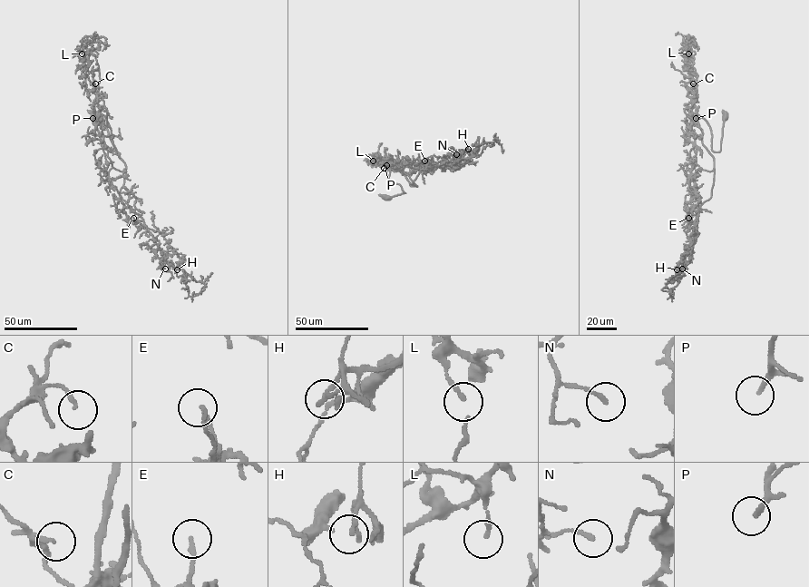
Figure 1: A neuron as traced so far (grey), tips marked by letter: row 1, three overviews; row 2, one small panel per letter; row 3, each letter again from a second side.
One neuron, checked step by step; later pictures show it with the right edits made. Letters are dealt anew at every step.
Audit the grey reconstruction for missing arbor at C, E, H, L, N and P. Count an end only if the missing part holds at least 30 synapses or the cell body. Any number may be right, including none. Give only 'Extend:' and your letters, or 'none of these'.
Extend: P

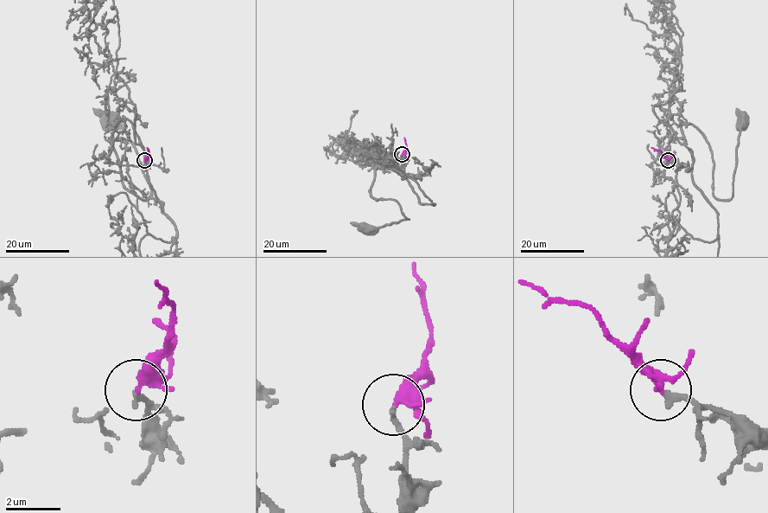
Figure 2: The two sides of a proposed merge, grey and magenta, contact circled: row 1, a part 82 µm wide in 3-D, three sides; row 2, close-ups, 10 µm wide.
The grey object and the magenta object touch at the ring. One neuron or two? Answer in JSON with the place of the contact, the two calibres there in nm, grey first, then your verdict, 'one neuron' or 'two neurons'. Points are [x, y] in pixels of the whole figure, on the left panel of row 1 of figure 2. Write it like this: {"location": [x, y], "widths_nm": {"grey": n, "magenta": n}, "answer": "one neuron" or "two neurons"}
{"location": [144, 160], "widths_nm": {"grey": 220, "magenta": 200}, "answer": "one neuron"}

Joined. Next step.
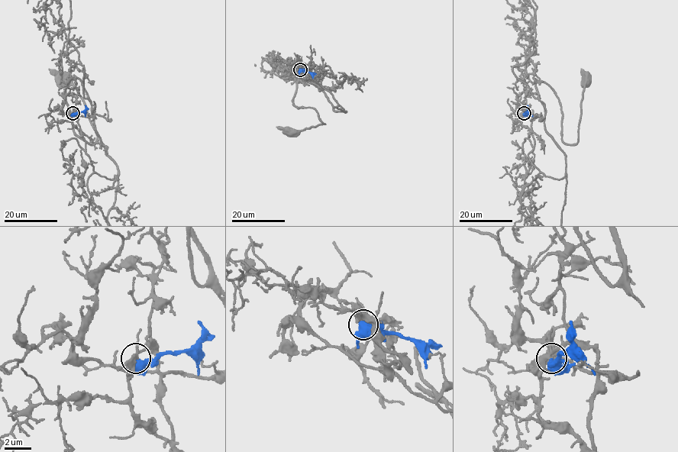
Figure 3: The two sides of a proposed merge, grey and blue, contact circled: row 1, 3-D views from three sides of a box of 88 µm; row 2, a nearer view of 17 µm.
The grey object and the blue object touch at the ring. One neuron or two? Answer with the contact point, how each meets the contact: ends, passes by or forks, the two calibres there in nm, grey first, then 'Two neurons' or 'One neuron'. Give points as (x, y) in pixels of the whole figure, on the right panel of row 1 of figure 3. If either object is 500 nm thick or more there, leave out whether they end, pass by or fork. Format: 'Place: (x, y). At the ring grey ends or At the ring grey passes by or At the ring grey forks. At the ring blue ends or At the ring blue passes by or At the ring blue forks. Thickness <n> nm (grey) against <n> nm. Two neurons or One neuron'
Place: (524, 113). Thickness 280 nm (grey) against 650 nm. Two neurons

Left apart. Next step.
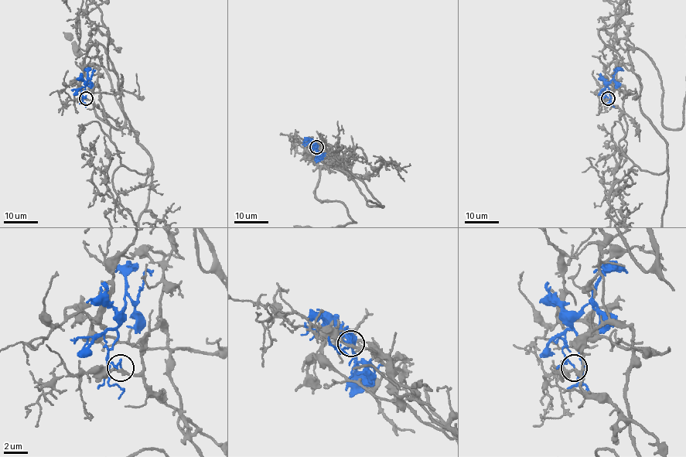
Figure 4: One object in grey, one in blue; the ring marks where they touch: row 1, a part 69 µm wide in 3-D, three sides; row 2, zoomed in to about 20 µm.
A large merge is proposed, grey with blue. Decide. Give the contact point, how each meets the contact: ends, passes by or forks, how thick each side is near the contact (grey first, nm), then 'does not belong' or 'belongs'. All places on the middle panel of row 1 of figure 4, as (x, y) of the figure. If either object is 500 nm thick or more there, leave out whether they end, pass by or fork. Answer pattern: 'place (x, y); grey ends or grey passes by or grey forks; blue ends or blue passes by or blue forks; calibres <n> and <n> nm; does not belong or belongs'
place (316, 147); grey passes by; blue ends; calibres 220 and 140 nm; does not belong

